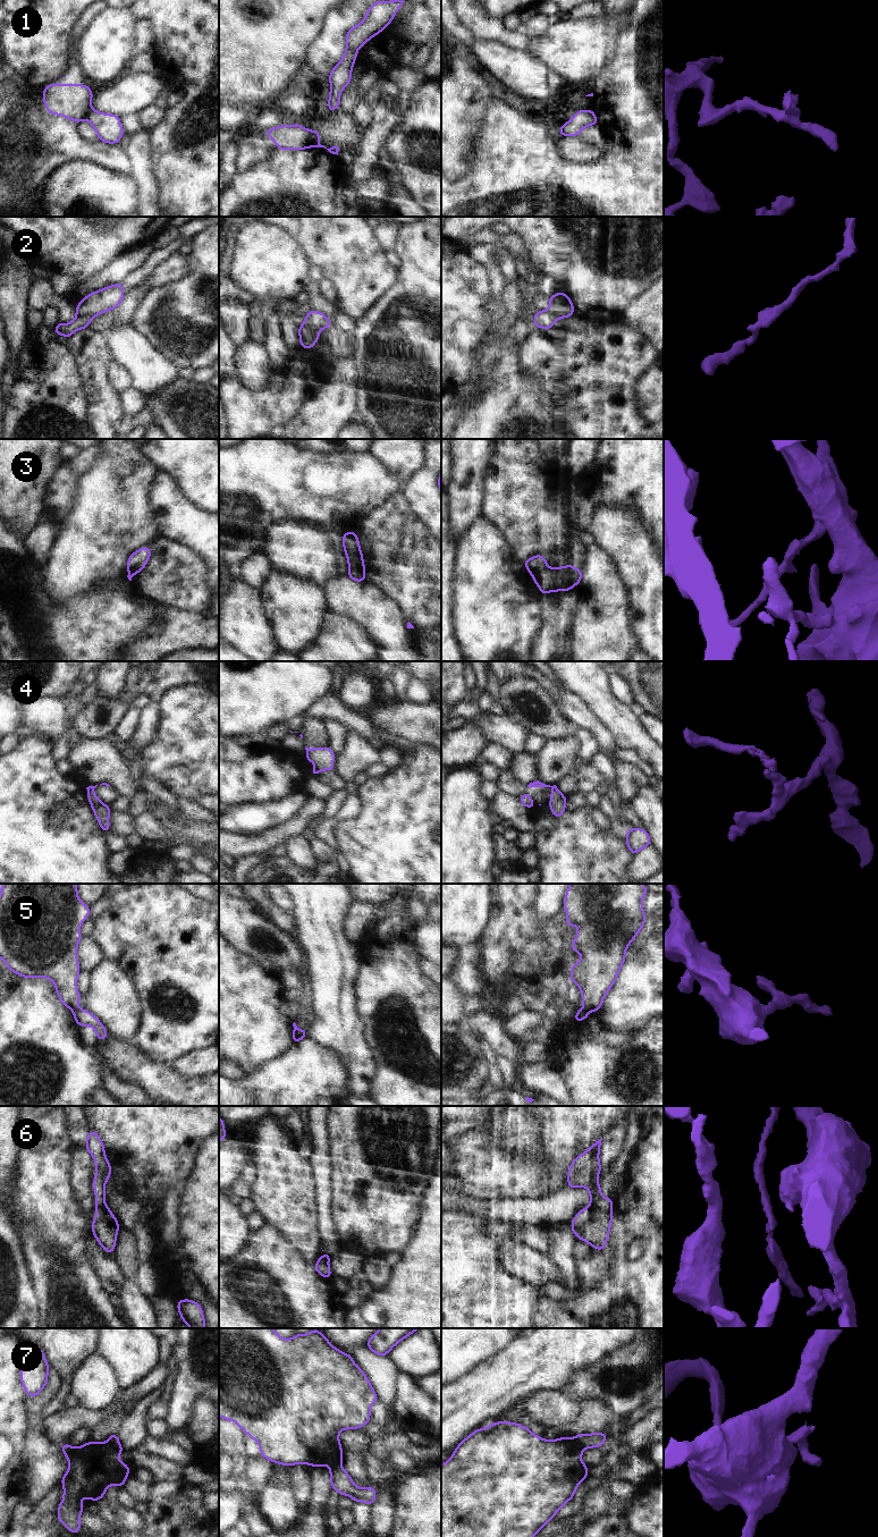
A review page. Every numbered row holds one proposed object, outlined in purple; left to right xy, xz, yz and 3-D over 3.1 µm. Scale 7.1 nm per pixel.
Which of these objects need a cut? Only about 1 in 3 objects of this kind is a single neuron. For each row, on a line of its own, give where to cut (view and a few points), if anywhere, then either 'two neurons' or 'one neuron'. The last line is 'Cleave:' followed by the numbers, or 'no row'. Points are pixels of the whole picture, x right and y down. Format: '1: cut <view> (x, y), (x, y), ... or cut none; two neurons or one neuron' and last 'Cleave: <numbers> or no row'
1: cut xz (312, 132), (313, 145); two neurons
2: cut xz (327, 319), (320, 324), (303, 324); two neurons
3: cut yz (547, 566), (533, 577); two neurons
4: cut xz (314, 769), (317, 774); two neurons
5: cut xy (76, 1007), (73, 1010); two neurons
6: cut yz (590, 1205), (609, 1213); two neurons
7: cut yz (575, 1436), (584, 1447); two neurons
Cleave: 1, 2, 3, 4, 5, 6, 7

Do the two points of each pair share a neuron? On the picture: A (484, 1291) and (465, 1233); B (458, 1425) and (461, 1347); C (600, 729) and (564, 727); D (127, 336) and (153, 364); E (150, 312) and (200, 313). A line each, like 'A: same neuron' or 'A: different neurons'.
A: same neuron
B: different neurons
C: different neurons
D: same neuron
E: same neuron

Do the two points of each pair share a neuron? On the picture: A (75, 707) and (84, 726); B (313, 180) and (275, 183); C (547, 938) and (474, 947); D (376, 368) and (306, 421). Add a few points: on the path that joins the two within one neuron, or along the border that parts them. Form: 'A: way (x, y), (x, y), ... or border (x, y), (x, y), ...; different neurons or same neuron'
A: border (96, 693), (74, 717), (73, 731); different neurons
B: way (304, 183), (284, 183); same neuron
C: border (480, 940), (481, 973); different neurons
D: border (352, 357), (355, 364), (355, 411); different neurons

